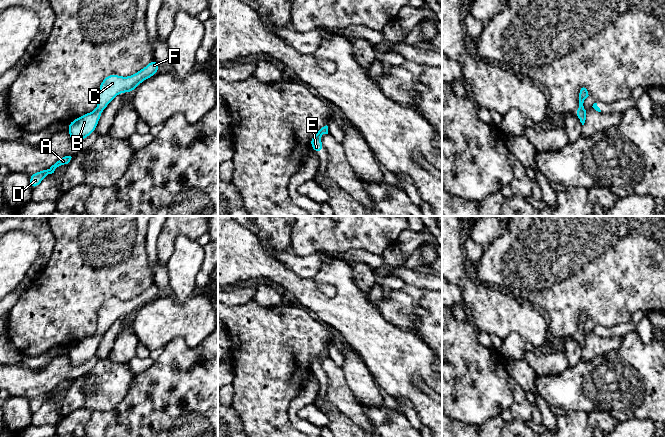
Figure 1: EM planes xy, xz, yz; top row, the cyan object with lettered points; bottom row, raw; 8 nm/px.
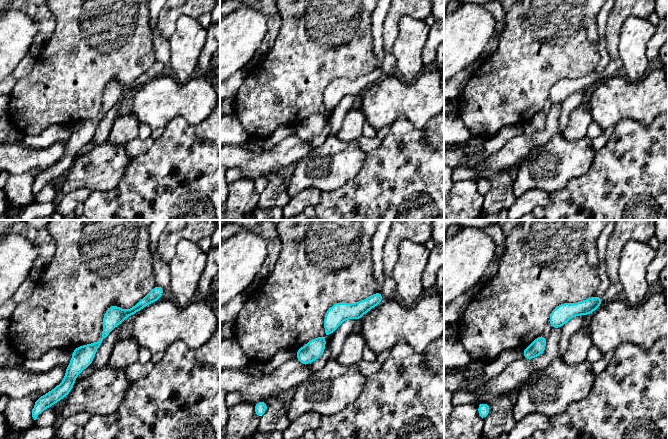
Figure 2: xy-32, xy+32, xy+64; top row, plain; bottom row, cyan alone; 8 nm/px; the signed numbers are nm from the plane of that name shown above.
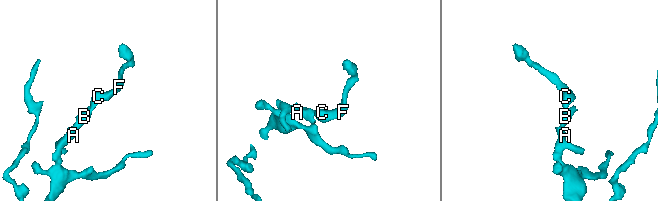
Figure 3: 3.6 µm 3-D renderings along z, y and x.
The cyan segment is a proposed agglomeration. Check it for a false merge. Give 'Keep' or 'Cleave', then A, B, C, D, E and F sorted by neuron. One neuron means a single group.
Keep. Groups: A B C D E F

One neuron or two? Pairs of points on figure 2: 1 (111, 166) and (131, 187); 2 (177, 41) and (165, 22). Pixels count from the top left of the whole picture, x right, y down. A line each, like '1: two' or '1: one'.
1: two
2: two

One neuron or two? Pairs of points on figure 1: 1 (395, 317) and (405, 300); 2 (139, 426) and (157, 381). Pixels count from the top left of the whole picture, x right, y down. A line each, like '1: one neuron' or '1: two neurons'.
1: one neuron
2: one neuron

